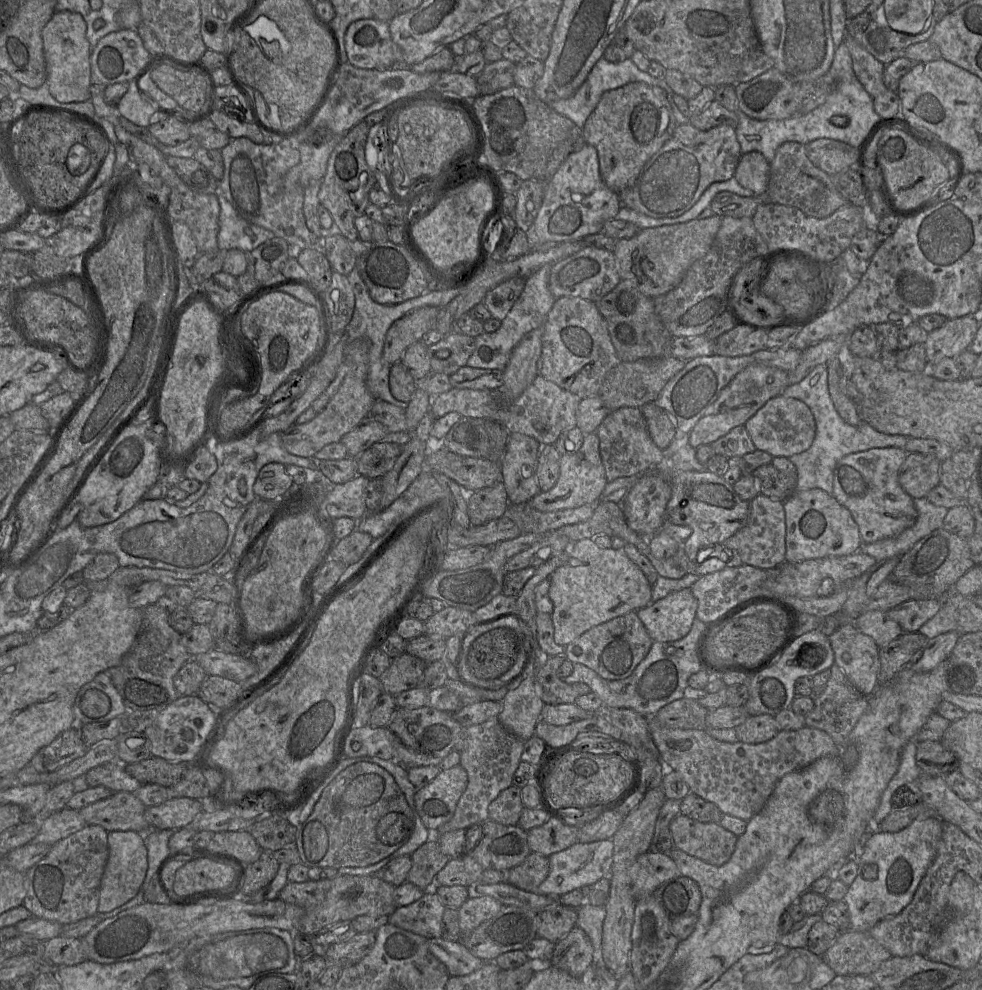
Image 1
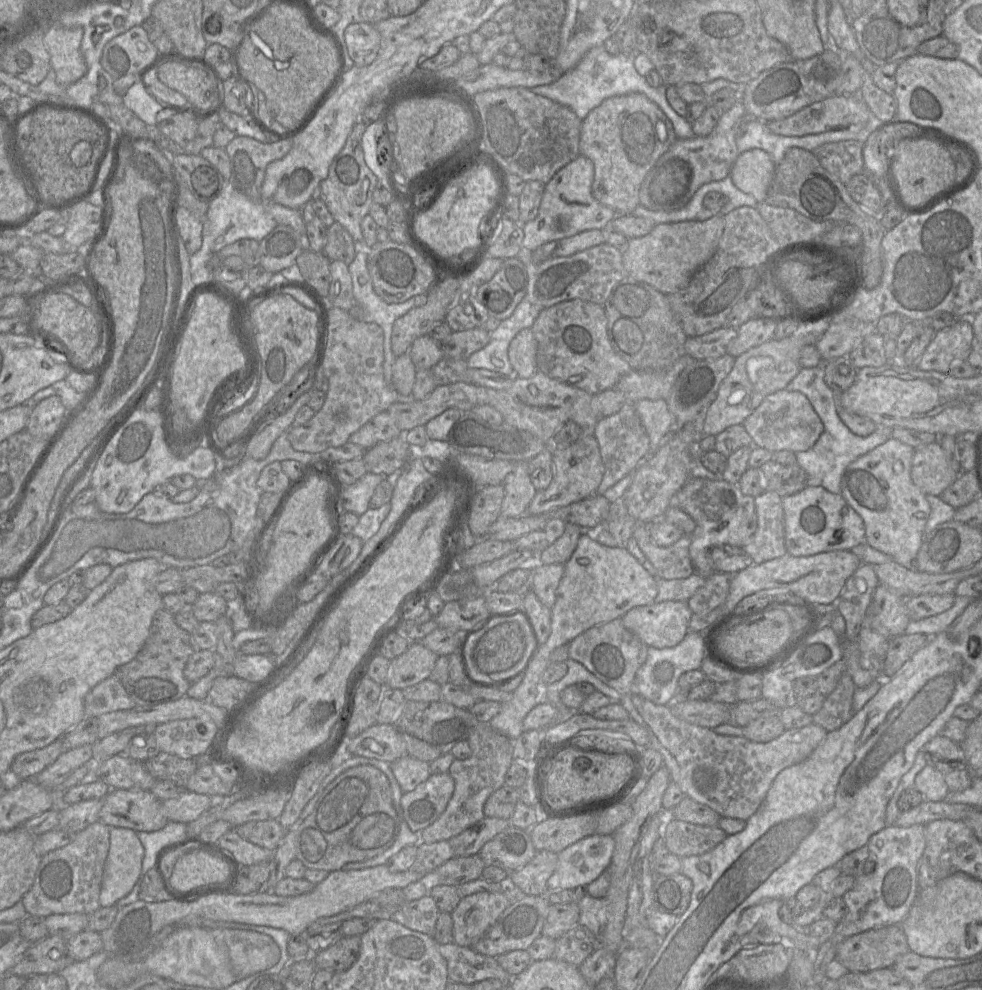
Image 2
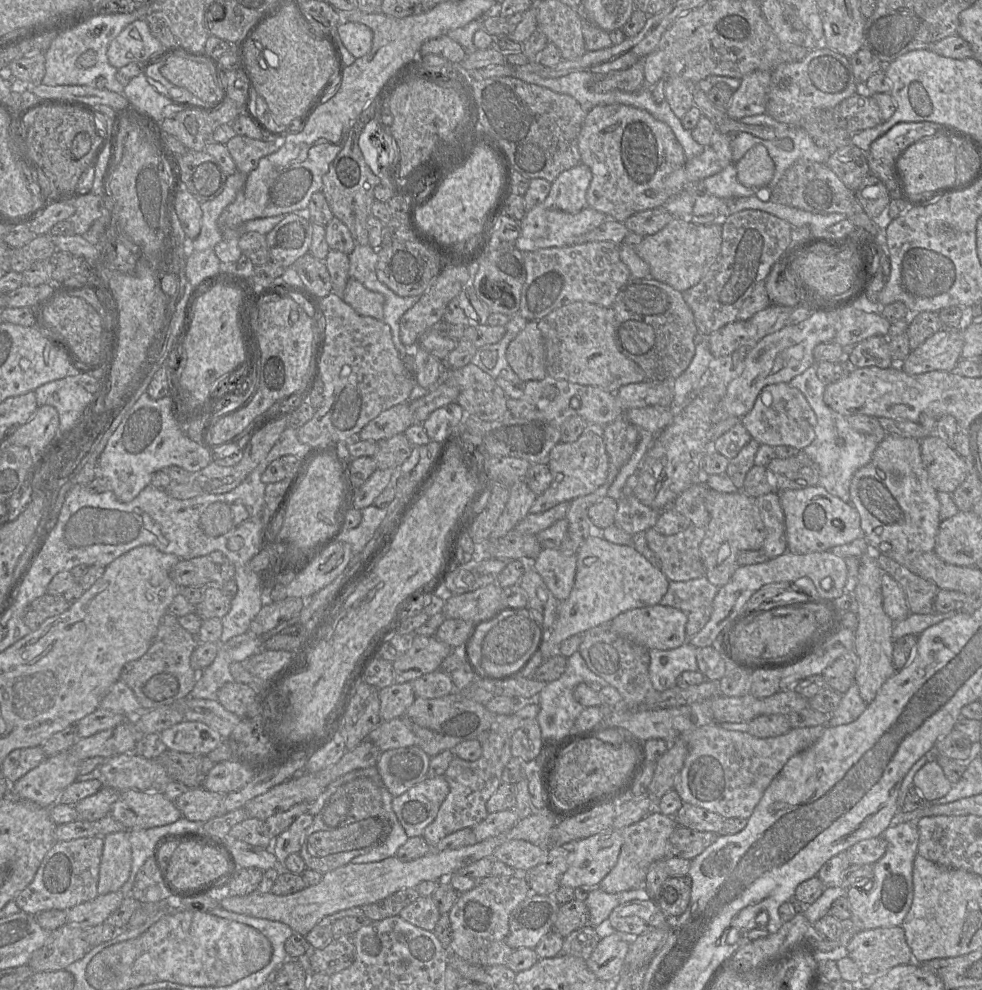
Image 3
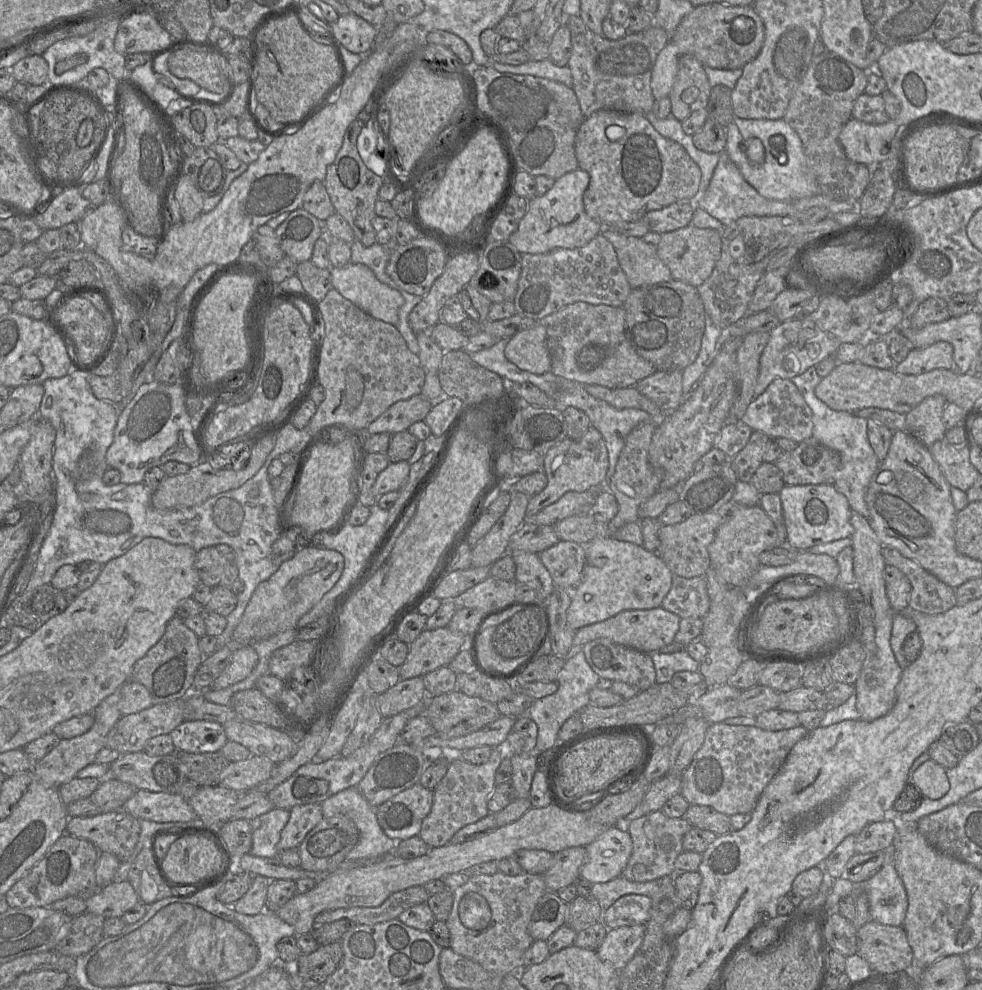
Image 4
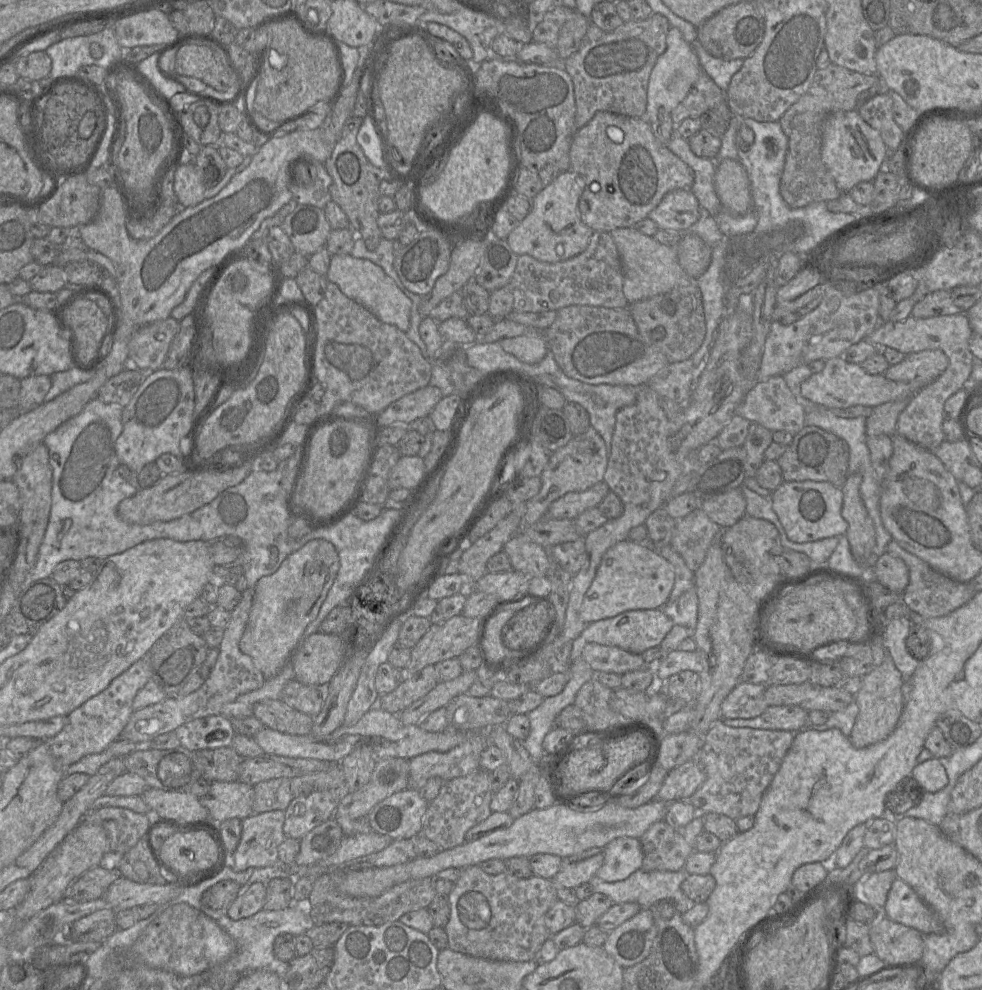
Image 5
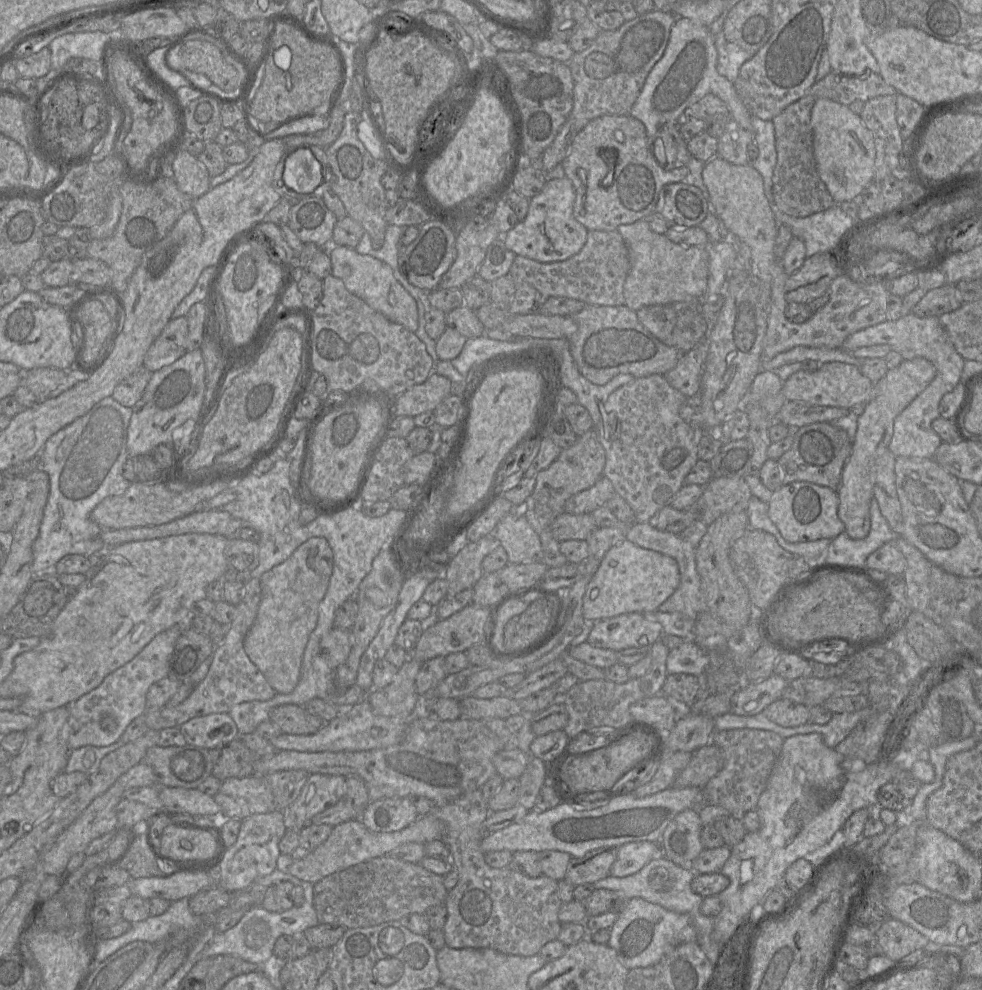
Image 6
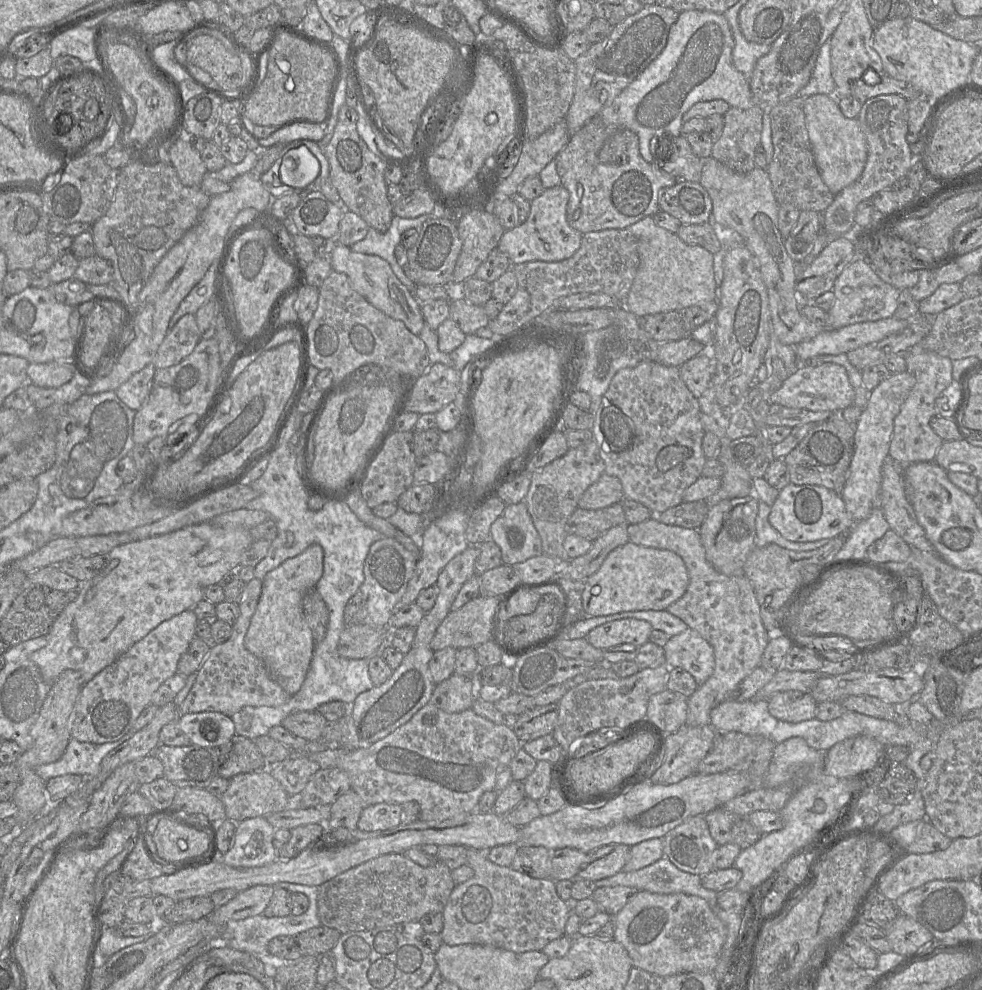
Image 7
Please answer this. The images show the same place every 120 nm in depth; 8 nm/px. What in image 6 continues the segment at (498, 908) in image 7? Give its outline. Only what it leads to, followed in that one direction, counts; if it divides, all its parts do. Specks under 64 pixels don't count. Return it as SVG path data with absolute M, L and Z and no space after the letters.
M482 790L464 793L444 806L433 806L429 814L445 824L445 835L441 839L451 852L451 863L459 875L457 885L448 892L445 900L447 919L443 928L445 945L449 948L490 948L504 954L533 956L540 954L542 947L558 939L563 924L558 914L563 904L559 897L558 881L545 875L530 878L510 868L496 869L485 860L486 853L481 848L481 825L490 815Z

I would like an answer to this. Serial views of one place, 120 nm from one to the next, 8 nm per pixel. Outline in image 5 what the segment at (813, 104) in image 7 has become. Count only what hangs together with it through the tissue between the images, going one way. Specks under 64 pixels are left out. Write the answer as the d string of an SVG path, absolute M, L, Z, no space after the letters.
M857 110L837 111L825 118L821 159L842 193L849 192L860 182L873 181L881 170L885 170L886 156L886 145L879 132L866 123Z

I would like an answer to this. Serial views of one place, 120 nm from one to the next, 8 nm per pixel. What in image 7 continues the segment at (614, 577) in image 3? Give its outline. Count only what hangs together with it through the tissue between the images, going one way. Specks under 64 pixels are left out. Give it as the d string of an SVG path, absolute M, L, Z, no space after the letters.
M632 542L611 551L601 567L581 583L583 616L608 616L631 611L663 611L687 590L689 575L682 558L669 550Z

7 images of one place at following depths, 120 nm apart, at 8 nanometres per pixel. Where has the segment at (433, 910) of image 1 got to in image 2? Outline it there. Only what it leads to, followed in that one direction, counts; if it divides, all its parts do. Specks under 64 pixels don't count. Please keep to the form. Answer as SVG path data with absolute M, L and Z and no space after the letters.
M427 894L418 900L403 904L391 917L408 929L434 936L440 910L433 898Z

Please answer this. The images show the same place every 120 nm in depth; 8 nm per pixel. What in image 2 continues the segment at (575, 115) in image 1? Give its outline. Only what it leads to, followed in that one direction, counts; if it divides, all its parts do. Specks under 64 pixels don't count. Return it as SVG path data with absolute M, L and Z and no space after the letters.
M604 45L590 49L575 68L562 74L562 76L550 85L533 86L529 88L533 93L542 95L556 103L567 106L582 120L599 106L605 99L613 96L628 94L643 94L654 102L669 118L673 124L678 139L690 139L695 137L693 124L676 113L667 98L667 86L654 88L648 82L648 78L642 76L634 64L634 56L620 53L611 55Z

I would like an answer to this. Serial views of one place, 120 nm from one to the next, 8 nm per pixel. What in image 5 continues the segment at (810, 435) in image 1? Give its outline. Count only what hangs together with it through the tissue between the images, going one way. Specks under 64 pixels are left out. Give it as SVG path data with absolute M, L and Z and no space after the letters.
M781 375L772 376L766 381L757 381L747 391L735 414L742 416L751 423L758 423L771 432L785 431L793 436L806 425L805 409L798 402Z

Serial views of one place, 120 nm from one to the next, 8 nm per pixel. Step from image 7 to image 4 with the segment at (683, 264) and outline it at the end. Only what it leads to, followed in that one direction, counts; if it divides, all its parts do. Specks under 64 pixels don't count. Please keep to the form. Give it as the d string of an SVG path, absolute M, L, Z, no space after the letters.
M603 228L601 235L614 247L631 289L672 280L670 270L658 257L655 245L609 228Z

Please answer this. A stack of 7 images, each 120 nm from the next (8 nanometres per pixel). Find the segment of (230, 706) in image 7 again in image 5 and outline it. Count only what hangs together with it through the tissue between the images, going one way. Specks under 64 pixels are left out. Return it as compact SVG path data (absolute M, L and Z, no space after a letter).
M247 588L241 593L240 602L231 611L230 621L224 629L217 660L203 685L187 696L168 696L156 704L133 711L121 732L122 737L139 746L145 746L155 737L174 731L192 720L219 715L224 704L263 686L265 679L262 673L254 666L252 659L239 649L239 642L248 622L252 599L253 589Z

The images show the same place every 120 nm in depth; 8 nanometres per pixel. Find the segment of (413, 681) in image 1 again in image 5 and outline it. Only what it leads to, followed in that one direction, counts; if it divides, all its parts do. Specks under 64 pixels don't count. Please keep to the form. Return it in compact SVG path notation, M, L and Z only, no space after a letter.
M462 614L445 622L432 624L411 649L405 673L415 673L428 665L458 658L467 648L474 646L480 618Z

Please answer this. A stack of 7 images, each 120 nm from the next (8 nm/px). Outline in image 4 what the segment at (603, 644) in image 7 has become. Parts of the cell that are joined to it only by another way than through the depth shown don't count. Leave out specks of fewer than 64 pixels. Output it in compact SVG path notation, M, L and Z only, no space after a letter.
M663 607L652 609L626 610L598 623L584 626L574 632L573 645L584 644L600 638L607 638L614 643L645 653L654 653L673 643L679 630L681 618Z

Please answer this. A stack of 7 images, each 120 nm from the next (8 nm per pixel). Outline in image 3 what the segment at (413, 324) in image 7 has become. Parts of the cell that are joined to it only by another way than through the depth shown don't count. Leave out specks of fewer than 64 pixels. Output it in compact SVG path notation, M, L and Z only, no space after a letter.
M349 277L342 299L359 315L383 320L384 296L381 293L367 289L355 278Z

